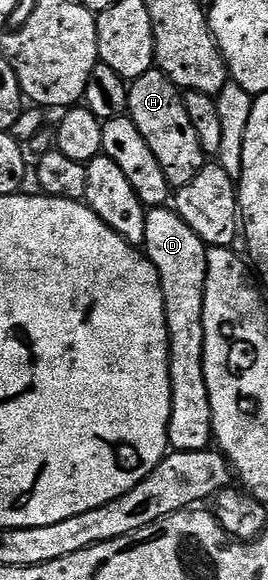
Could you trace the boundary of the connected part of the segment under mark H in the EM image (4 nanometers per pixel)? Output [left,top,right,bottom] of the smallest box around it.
[126,68,205,188]

